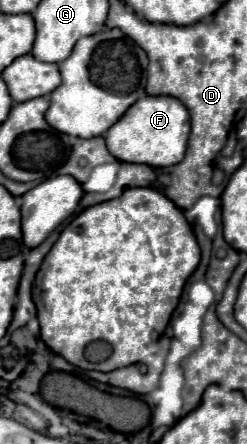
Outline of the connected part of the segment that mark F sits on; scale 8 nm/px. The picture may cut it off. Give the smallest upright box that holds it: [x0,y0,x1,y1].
[104,96,190,168]

